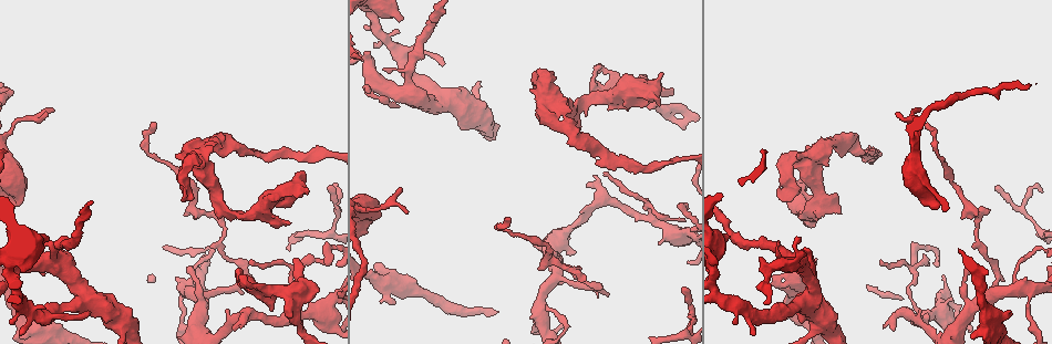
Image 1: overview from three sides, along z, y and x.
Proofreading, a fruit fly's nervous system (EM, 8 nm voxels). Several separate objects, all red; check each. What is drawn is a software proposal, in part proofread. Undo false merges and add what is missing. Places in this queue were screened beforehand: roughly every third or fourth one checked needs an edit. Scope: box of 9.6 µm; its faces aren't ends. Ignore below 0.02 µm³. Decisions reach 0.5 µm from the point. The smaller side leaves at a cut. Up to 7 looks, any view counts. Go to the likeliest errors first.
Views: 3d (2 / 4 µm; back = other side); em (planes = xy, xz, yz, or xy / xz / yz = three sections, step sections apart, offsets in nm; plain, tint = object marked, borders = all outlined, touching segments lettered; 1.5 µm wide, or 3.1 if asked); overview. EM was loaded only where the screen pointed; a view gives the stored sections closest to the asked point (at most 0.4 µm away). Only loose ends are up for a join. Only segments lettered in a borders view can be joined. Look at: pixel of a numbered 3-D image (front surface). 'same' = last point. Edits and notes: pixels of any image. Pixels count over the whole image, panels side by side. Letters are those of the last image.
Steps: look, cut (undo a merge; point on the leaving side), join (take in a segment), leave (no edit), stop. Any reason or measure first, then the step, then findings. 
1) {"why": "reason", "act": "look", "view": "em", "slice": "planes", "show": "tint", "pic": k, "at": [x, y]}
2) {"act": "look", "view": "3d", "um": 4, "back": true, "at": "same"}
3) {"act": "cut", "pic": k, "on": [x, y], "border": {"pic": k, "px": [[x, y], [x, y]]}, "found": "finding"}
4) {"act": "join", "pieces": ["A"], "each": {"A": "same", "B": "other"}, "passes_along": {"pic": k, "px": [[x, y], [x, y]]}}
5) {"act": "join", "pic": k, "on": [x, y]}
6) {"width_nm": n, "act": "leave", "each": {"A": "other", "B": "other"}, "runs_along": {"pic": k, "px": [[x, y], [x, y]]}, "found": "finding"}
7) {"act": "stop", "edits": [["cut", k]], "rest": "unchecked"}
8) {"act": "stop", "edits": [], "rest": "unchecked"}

{"why": "an open end", "act": "look", "view": "em", "slice": "xz", "step": 4, "show": "borders", "pic": 1, "at": [183, 193]}

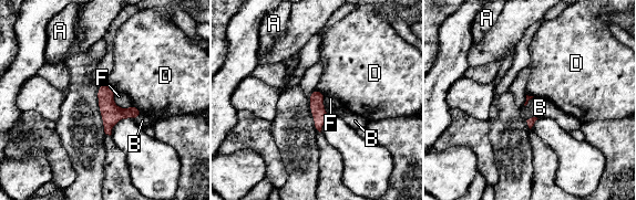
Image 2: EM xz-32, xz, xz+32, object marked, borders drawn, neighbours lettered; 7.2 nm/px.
{"act": "look", "view": "em", "slice": "planes", "show": "borders", "at": "same"}

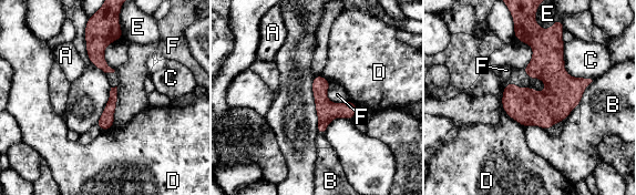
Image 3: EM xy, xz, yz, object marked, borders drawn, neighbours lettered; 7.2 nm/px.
{"act": "leave", "each": {"A": "other", "B": "other", "C": "other", "D": "other", "E": "other", "F": "other"}, "runs_along": {"pic": 3, "px": [[317, 79], [322, 103], [321, 131]]}, "found": "none of them fits"}

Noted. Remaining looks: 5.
{"why": "branch stops here", "act": "look", "view": "em", "slice": "planes", "show": "borders", "pic": 1, "at": [651, 106]}

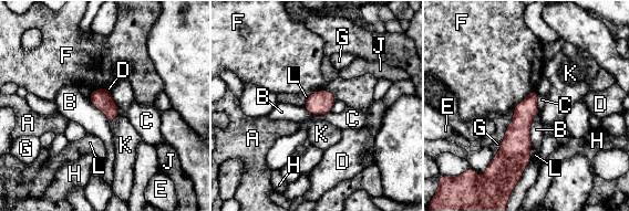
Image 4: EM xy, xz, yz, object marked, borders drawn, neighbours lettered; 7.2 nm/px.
{"act": "leave", "each": {"A": "other", "B": "other", "C": "other", "D": "other", "E": "other", "F": "other", "G": "other", "H": "other", "J": "other", "K": "other", "L": "other"}, "found": "none of them fits"}

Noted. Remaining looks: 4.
{"why": "narrows sharply", "act": "look", "view": "3d", "um": 2, "back": true, "pic": 1, "at": [250, 154]}

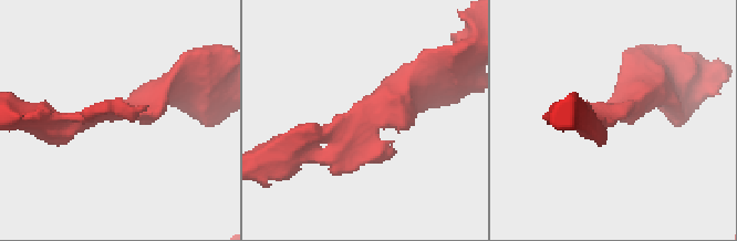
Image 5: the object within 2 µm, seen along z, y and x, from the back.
{"arm_widths_nm": [220, 280], "why": "need the tissue", "act": "look", "view": "em", "slice": "planes", "show": "borders", "pic": 5, "at": [613, 110]}

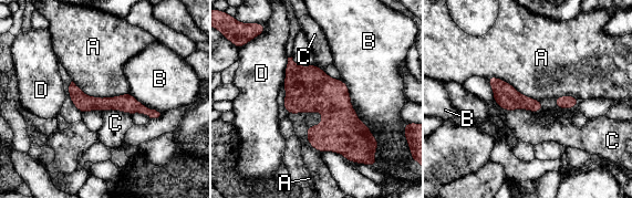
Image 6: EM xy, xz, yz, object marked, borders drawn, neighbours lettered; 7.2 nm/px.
{"act": "leave", "each": {"A": "other", "B": "other", "C": "other", "D": "other"}, "found": "one cell here"}

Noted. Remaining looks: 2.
{"act": "stop", "edits": [], "rest": "unchecked"}

